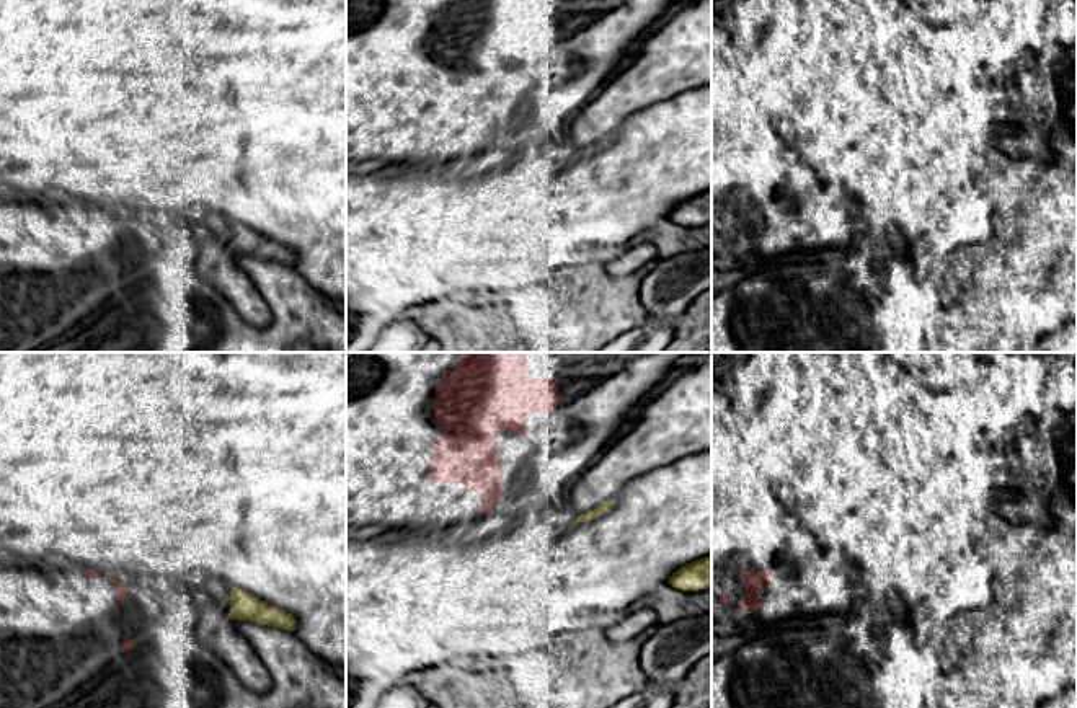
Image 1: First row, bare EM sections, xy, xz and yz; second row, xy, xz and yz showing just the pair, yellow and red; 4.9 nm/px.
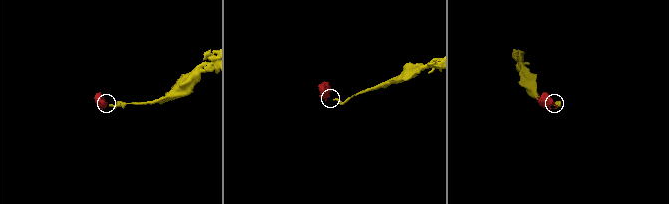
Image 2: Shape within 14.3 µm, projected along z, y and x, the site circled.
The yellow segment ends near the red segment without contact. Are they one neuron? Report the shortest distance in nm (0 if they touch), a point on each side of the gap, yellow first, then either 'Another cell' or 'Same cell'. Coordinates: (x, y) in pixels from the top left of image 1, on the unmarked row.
Distance 340 nm. Across: xz (576, 154), (513, 131). Another cell

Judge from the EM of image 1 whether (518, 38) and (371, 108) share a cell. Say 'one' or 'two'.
one

